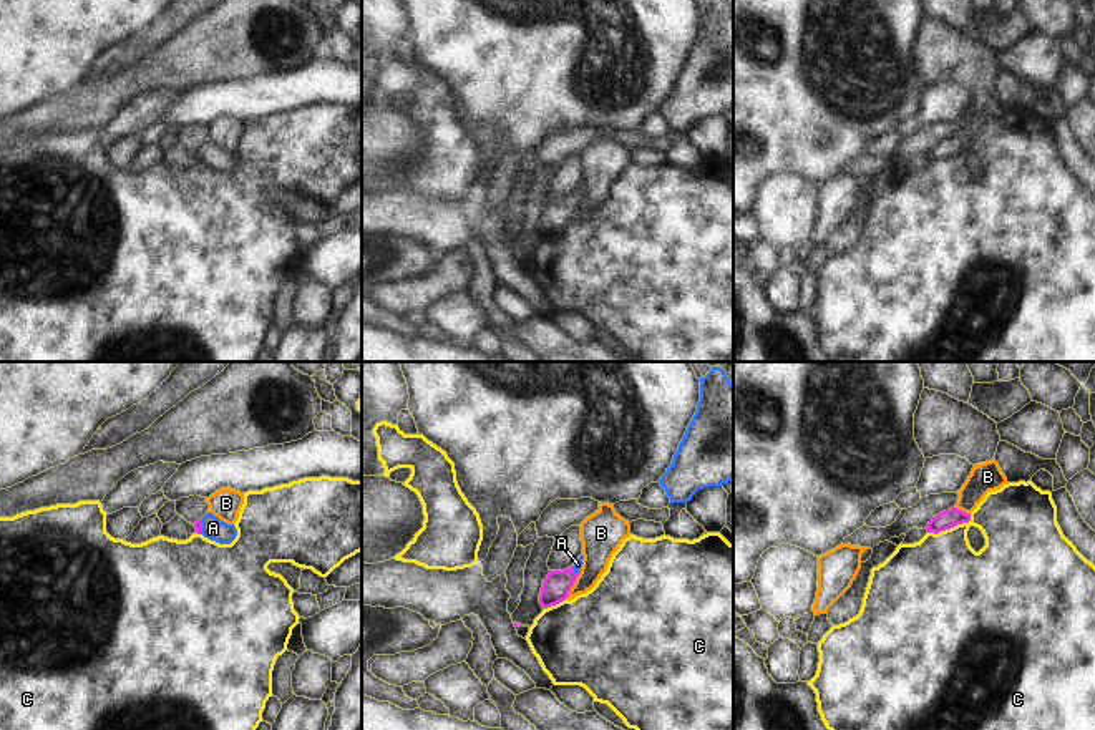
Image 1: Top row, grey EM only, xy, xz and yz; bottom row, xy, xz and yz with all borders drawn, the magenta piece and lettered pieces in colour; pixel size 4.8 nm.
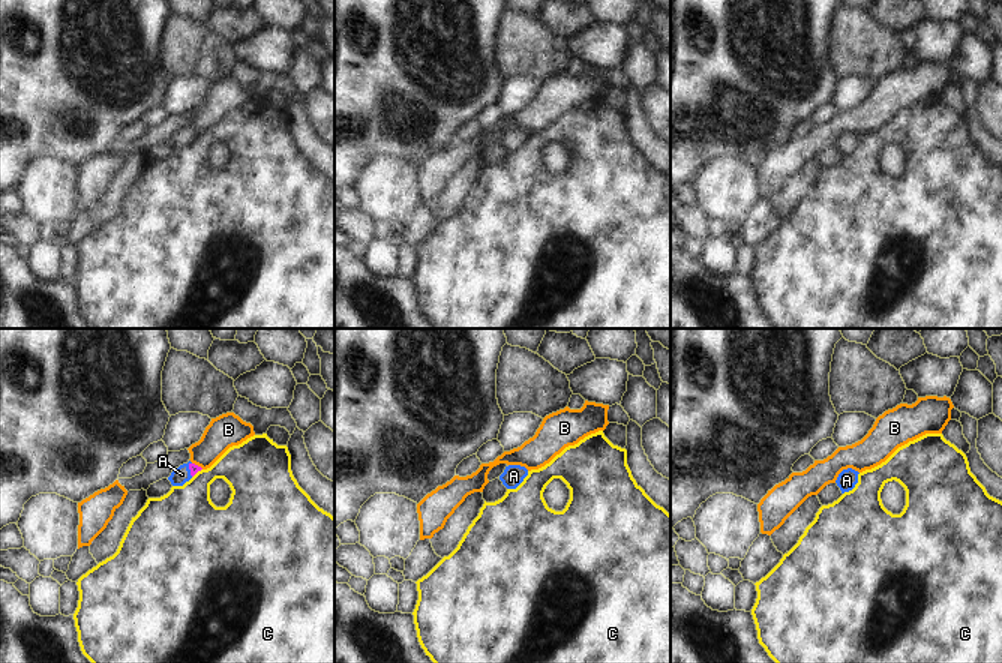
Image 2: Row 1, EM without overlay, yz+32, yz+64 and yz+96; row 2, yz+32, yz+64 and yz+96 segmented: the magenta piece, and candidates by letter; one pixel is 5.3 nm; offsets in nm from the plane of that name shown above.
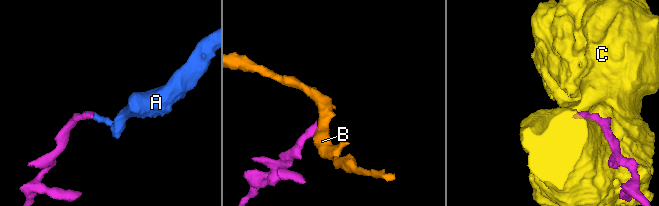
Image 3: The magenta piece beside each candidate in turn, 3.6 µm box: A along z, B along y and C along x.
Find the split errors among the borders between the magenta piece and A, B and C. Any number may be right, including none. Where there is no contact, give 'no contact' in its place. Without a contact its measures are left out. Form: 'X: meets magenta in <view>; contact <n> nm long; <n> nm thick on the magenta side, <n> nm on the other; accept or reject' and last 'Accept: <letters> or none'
A: meets magenta in xy; contact 80 nm long; 50 nm thick on the magenta side, 110 nm on the other; accept
B: meets magenta in xz; contact 140 nm long; 140 nm thick on the magenta side, 180 nm on the other; reject
C: meets magenta in yz; contact 240 nm long; 90 nm thick on the magenta side, 400 nm on the other; reject
Accept: A

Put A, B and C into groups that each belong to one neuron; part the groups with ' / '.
A / B / C

